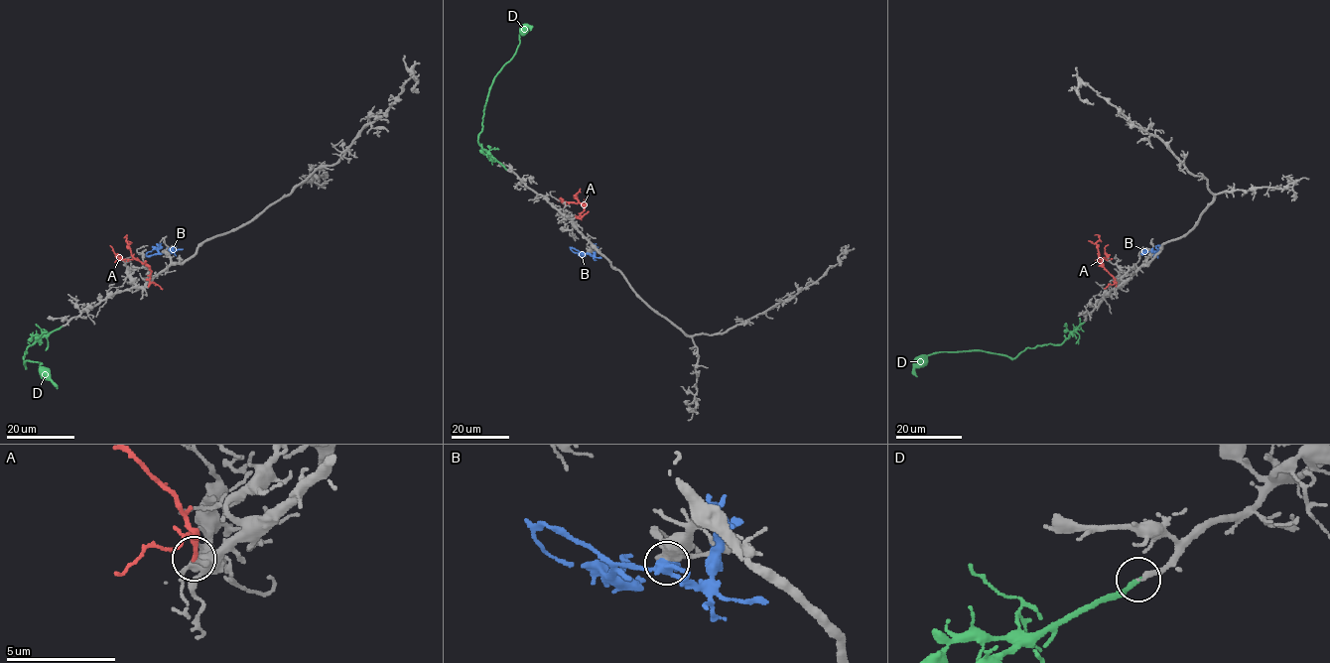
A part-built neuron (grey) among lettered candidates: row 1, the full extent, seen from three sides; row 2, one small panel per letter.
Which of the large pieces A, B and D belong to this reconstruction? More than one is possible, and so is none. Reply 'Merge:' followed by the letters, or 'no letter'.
Merge: D

